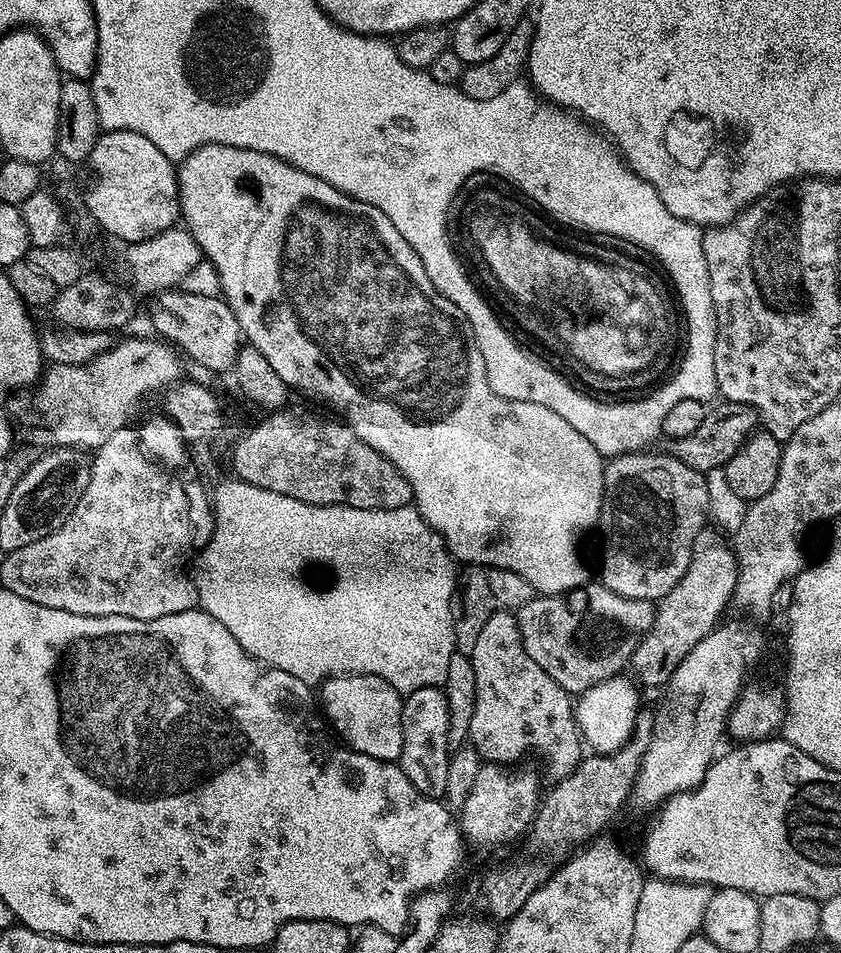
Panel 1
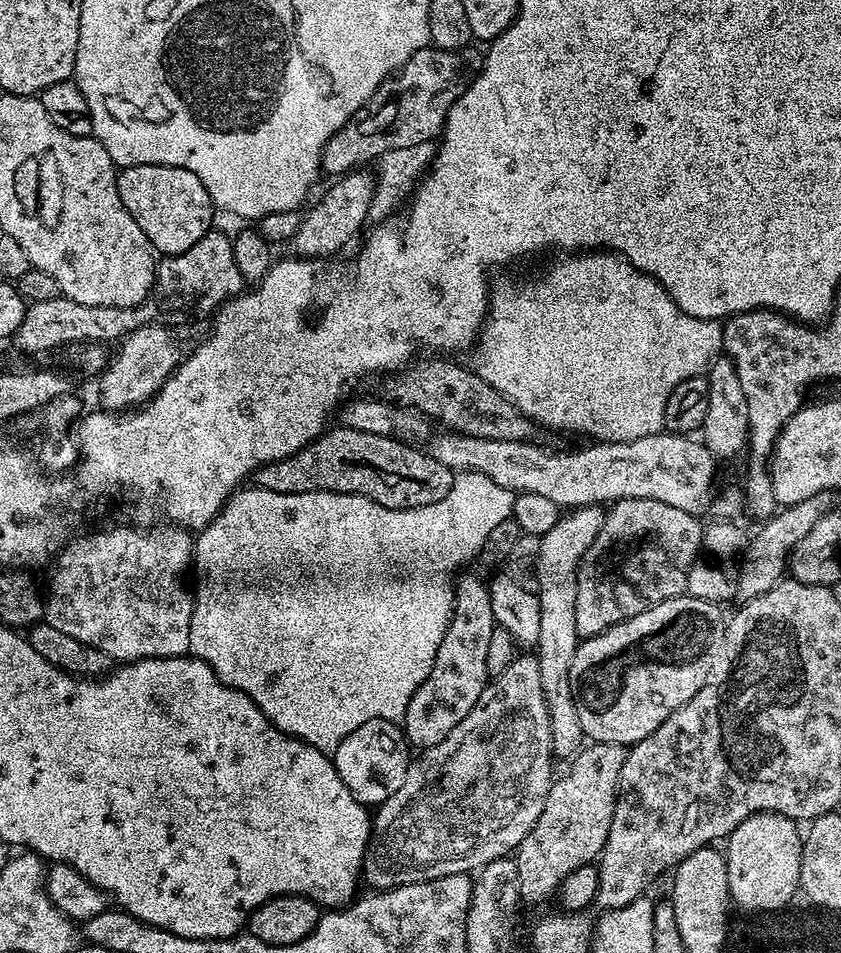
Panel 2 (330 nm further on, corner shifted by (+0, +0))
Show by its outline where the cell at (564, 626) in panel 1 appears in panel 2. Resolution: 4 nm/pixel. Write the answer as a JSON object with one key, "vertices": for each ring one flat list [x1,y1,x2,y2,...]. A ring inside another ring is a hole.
{"vertices":[[694,595,675,596,666,602,658,602,654,606,650,606,650,610,642,610,642,614,634,614,634,618,626,618,622,622,610,626,604,632,599,632,596,636,581,639,580,643,576,646,574,662,570,662,570,690,574,698,574,706,578,706,578,722,582,722,582,730,585,737,589,741,598,744,623,744,631,746,642,742,642,738,654,734,654,730,658,730,658,726,662,726,662,722,666,722,666,718,670,718,670,714,674,714,674,710,686,706,686,702,690,702,690,698,694,698,694,694,698,694,698,690,702,690,702,686,706,686,710,674,717,664,720,663,726,627,725,617,720,617,720,611,721,609,717,605,706,602]]}

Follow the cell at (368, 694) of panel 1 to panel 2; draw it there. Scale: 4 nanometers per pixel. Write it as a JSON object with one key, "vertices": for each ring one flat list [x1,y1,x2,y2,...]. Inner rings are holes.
{"vertices":[[371,720,362,722,354,734,346,734,342,742,338,742,335,752,331,753,333,764,346,786,365,806,379,806,390,798,406,782,410,763,410,745,404,729,395,720]]}

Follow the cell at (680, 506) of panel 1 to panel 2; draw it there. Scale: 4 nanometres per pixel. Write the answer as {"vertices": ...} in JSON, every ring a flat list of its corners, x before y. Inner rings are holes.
{"vertices":[[650,498,615,501,605,511,602,530,598,530,594,542,580,561,578,602,574,602,576,633,582,638,596,636,626,618,634,618,634,614,642,614,642,610,650,610,650,606,658,602,685,595,688,576,701,559,706,535,705,525,700,525,696,519,693,513,678,510,678,506,666,506,666,502,654,502]]}

